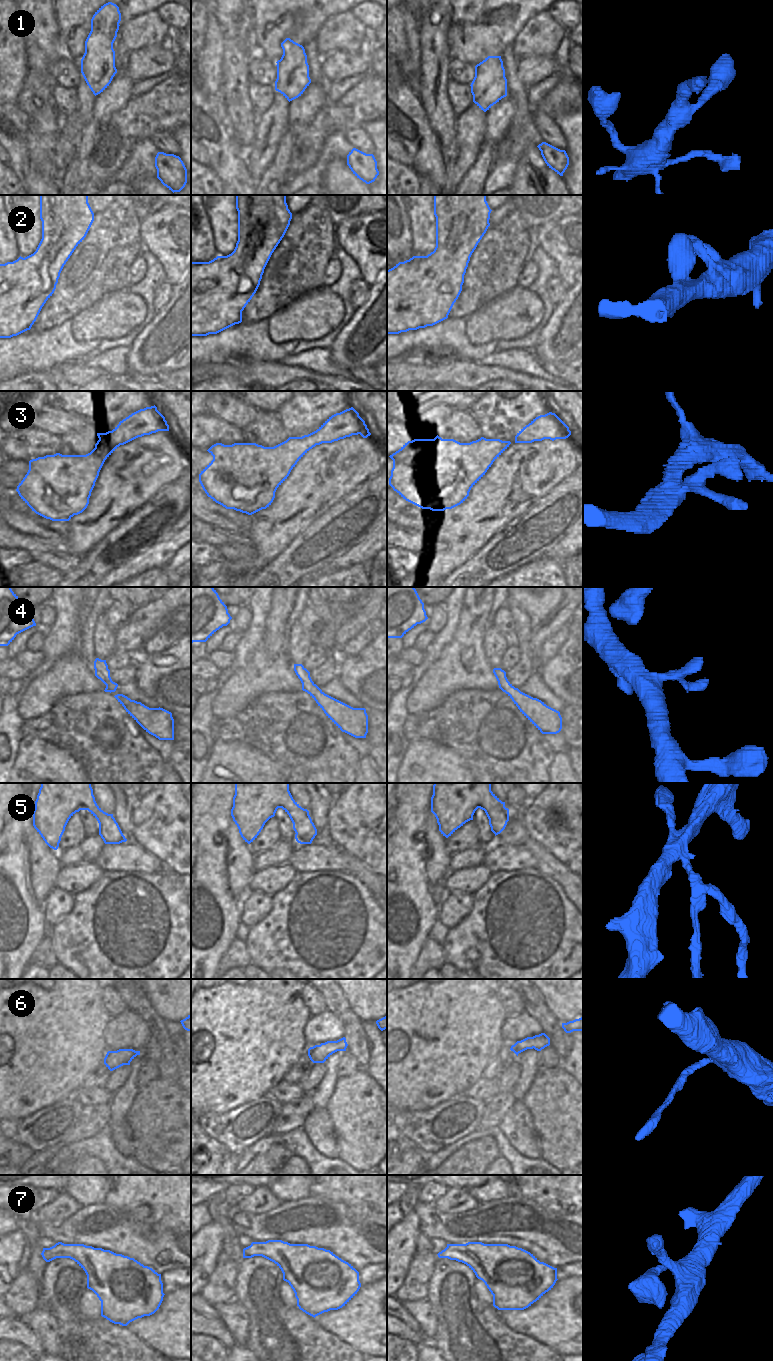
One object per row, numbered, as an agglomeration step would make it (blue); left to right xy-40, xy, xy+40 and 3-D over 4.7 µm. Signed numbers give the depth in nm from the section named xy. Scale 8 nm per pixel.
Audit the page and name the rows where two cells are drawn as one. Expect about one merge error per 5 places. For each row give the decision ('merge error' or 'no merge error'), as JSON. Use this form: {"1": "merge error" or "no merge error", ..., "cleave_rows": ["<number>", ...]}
{"1": "no merge error", "2": "no merge error", "3": "no merge error", "4": "no merge error", "5": "merge error", "6": "merge error", "7": "no merge error", "cleave_rows": ["5", "6"]}

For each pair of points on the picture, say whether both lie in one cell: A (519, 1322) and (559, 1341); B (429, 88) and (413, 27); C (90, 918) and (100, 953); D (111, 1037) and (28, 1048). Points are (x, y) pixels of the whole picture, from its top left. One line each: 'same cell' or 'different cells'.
A: same cell
B: different cells
C: same cell
D: different cells

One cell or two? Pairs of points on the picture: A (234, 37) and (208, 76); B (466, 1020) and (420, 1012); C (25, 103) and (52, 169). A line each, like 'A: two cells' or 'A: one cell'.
A: two cells
B: one cell
C: one cell

